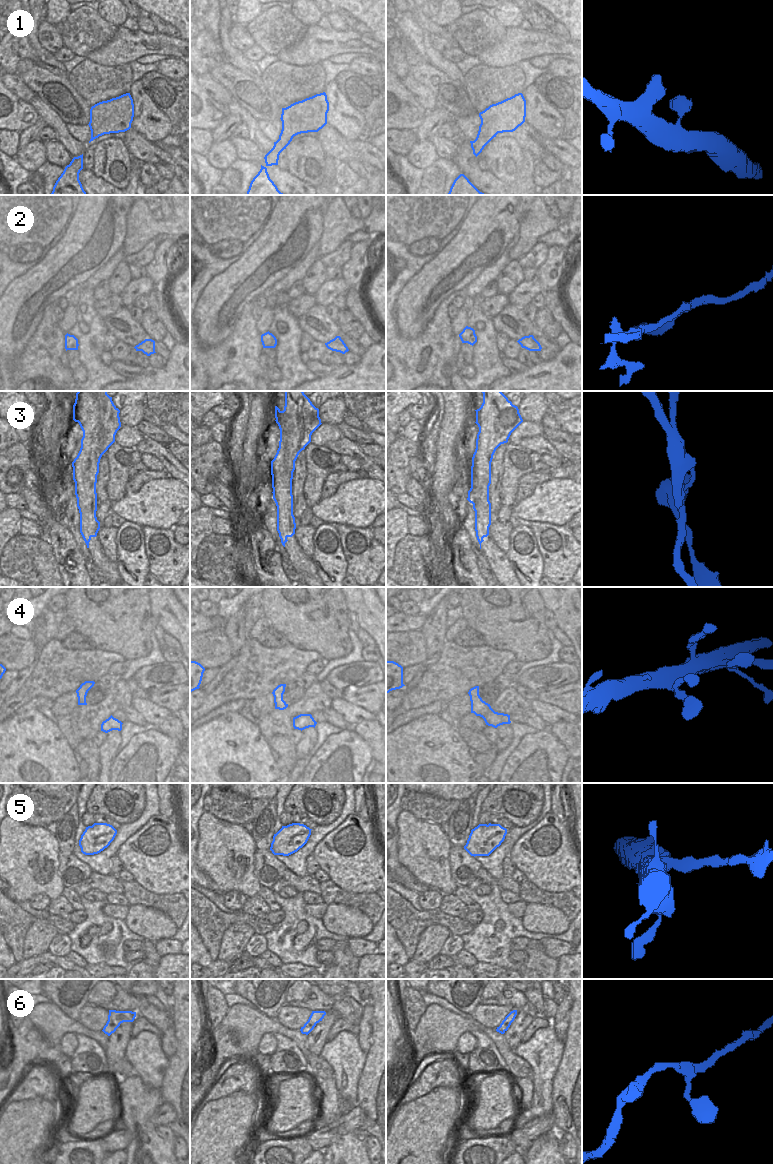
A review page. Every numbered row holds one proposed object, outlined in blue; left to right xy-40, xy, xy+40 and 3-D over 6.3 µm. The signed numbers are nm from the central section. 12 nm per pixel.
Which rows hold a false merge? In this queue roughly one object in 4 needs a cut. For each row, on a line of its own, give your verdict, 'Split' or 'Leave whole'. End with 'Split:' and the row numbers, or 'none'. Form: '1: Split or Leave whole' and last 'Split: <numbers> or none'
1: Leave whole
2: Split
3: Split
4: Leave whole
5: Split
6: Leave whole
Split: 2, 3, 5

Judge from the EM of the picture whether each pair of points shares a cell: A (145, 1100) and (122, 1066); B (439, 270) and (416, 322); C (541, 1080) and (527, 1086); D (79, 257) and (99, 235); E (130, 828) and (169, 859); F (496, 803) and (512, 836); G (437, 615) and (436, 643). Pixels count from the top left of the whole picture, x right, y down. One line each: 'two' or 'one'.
A: two
B: one
C: two
D: one
E: two
F: two
G: one

